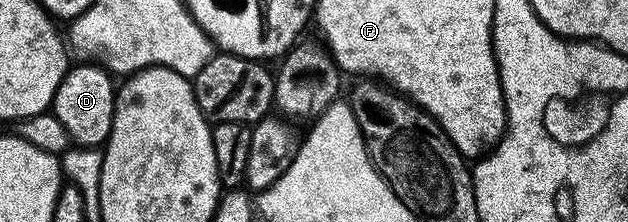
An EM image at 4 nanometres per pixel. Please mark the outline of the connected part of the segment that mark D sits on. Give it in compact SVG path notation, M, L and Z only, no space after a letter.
M103 66L76 67L69 70L62 81L51 110L62 121L62 129L72 139L77 148L94 147L104 149L114 129L117 84L112 84L113 76Z

